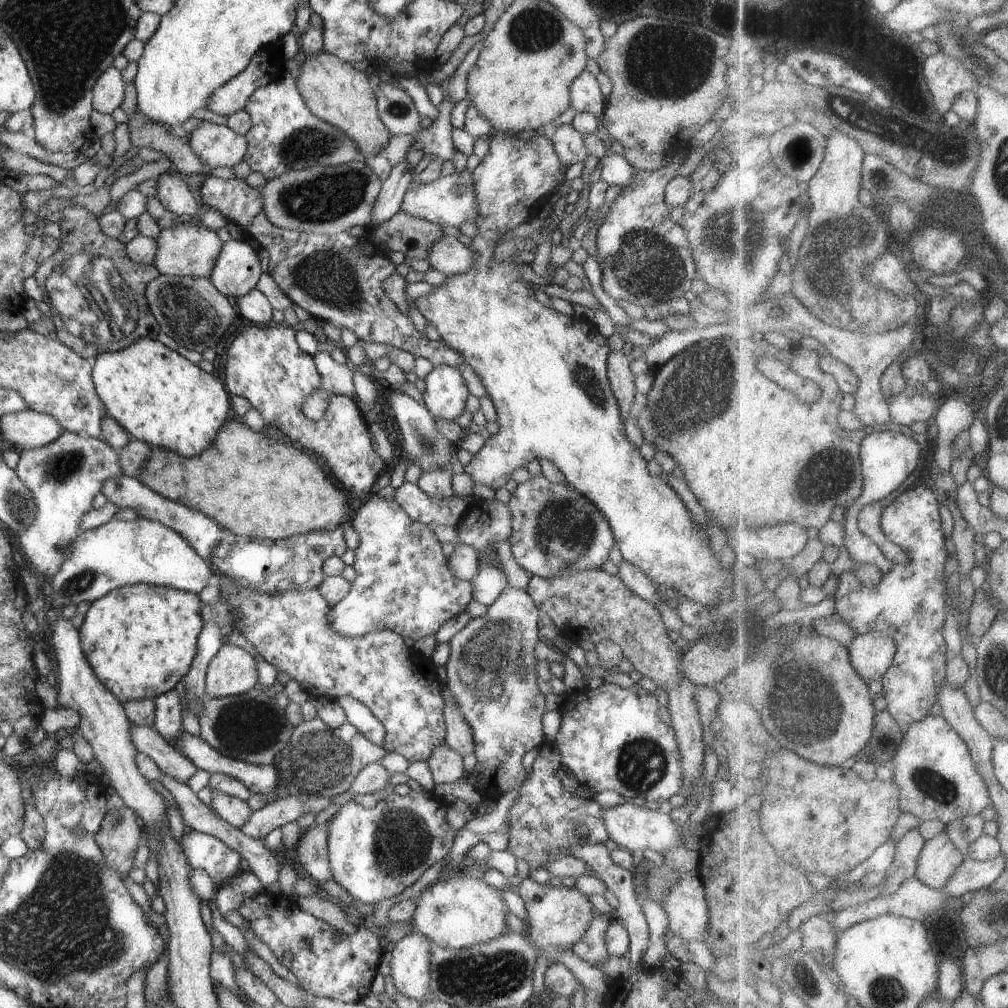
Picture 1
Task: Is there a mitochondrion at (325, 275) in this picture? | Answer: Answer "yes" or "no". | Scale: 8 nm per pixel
yes

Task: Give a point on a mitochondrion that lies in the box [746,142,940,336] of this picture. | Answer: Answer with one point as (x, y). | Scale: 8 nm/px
(825, 277)

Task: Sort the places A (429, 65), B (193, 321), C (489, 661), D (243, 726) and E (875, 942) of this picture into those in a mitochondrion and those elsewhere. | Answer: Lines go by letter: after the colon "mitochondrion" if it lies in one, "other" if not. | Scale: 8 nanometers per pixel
A: other
B: mitochondrion
C: mitochondrion
D: mitochondrion
E: other

